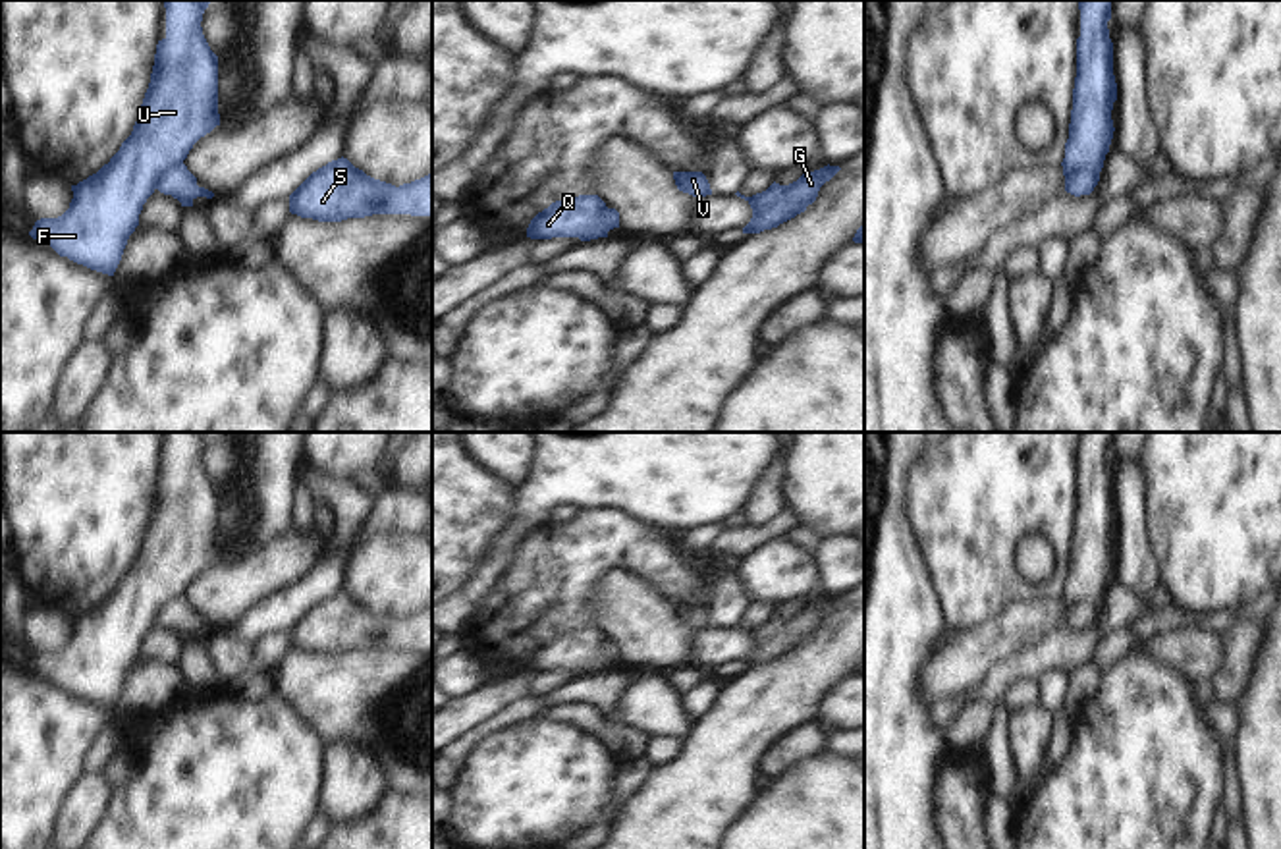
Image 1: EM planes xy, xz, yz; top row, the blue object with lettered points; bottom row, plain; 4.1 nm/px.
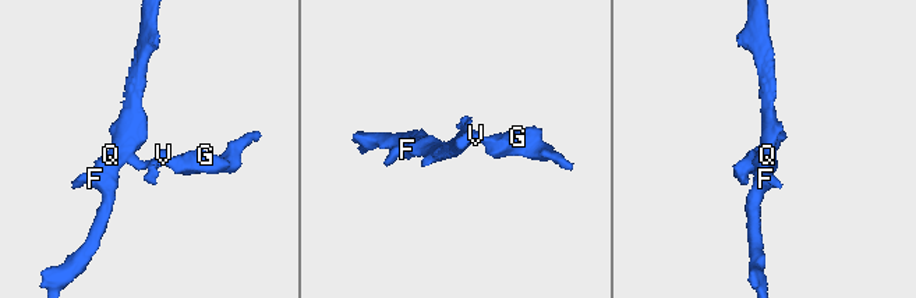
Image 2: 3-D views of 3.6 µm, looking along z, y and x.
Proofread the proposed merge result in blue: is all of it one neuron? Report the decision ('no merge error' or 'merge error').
merge error

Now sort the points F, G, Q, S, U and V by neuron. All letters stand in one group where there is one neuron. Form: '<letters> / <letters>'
F Q U / G S V

